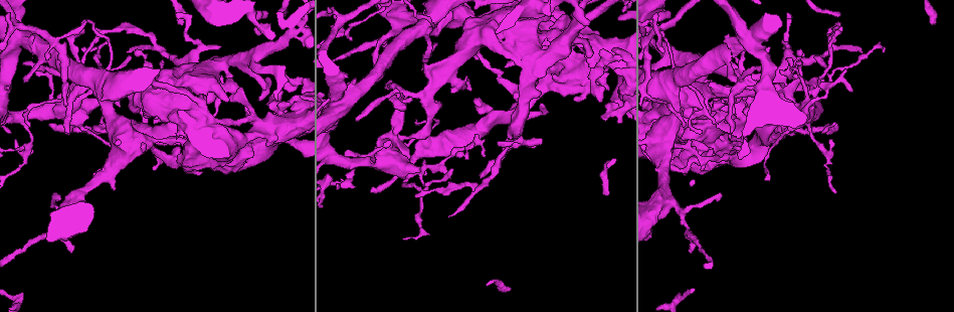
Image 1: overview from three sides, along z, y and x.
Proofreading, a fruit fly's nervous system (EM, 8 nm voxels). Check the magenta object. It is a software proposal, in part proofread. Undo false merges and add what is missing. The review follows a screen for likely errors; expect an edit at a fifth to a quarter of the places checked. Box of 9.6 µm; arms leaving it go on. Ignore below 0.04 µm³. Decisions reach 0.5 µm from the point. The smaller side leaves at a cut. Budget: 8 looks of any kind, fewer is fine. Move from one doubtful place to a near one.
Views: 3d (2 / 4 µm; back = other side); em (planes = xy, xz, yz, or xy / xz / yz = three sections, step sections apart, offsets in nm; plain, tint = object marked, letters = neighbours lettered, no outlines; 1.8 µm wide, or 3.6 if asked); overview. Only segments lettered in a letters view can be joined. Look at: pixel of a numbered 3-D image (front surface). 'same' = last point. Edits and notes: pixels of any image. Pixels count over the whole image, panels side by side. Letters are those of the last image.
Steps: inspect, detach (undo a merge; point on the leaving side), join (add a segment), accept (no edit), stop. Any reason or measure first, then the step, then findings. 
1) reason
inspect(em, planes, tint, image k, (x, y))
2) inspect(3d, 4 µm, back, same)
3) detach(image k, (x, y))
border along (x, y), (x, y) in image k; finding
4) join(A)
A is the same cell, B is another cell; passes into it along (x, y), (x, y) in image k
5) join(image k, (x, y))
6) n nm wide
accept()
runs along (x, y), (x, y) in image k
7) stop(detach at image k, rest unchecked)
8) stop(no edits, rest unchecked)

thick turns thin
inspect(3d, 4 µm, image 1, (716, 116))

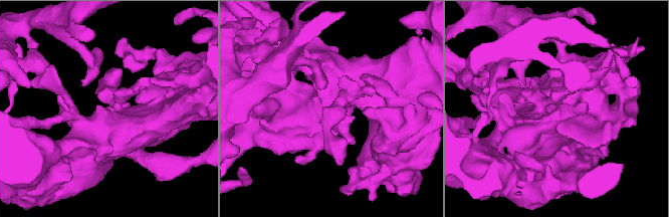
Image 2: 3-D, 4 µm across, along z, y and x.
need the tissue
inspect(em, 3.6 µm, planes, letters, image 2, (554, 116))

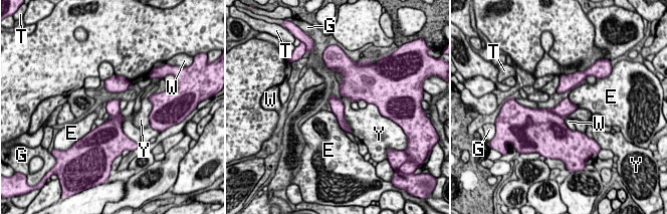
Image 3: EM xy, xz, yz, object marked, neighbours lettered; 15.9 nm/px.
220 nm wide
accept()
E, G, T, W and Y are other cells; runs along (347, 79), (340, 98), (347, 129) in image 3; all the same neuron

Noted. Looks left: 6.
touches itself
inspect(em, 3.6 µm, yz, step 8, tint, image 1, (459, 13))

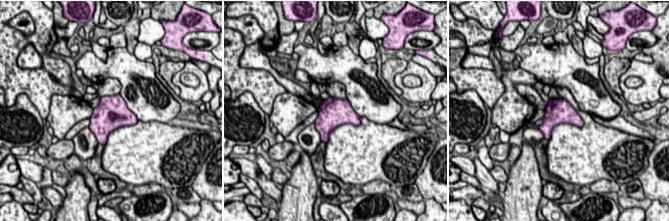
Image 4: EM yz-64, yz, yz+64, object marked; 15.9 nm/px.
see the neighbours
inspect(em, 3.6 µm, yz, step 8, letters, same)

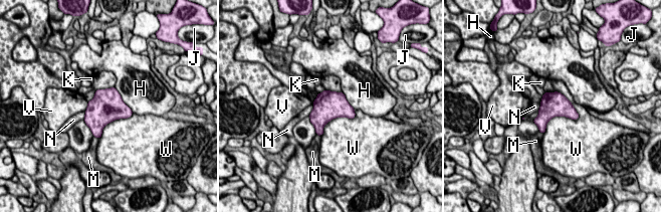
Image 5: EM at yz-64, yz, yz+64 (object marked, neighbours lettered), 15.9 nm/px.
accept()
H, J, K, M, N, V and W are other cells; border along (560, 91), (578, 118), (542, 133) in image 5; one neuron here

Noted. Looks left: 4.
closes a loop
inspect(3d, 2 µm, image 1, (408, 136))

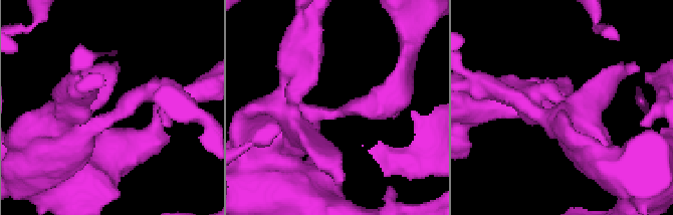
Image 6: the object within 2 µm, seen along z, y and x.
shape alone is not enough
inspect(em, planes, letters, image 6, (342, 111))

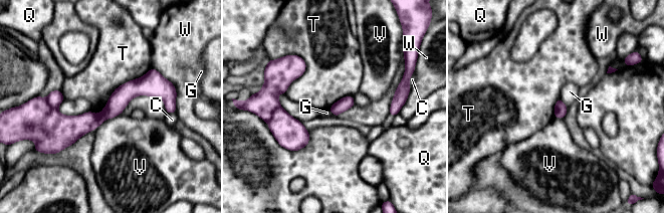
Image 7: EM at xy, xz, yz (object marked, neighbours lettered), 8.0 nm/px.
T touches over 600 nm
detach(image 7, (263, 103))
C, G, Q, T, V and W are other cells; border along (280, 107), (267, 122) in image 7; two neurons meet here

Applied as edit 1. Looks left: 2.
stop(detach at image 7, rest unchecked)

